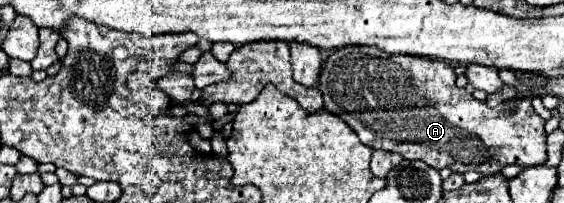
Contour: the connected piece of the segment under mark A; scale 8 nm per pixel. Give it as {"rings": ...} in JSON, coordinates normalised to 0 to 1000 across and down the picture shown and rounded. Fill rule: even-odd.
{"rings":[[[610,227],[582,276],[564,443],[574,463],[578,542],[606,581],[638,670],[642,709],[663,739],[709,749],[716,788],[748,788],[773,837],[798,828],[816,857],[844,837],[855,867],[872,867],[901,808],[936,828],[968,808],[972,778],[965,591],[947,552],[936,483],[915,502],[918,542],[911,562],[897,542],[897,512],[869,532],[862,502],[844,493],[823,433],[809,424],[805,335],[794,305],[727,276],[674,286],[660,276],[652,227]]]}

